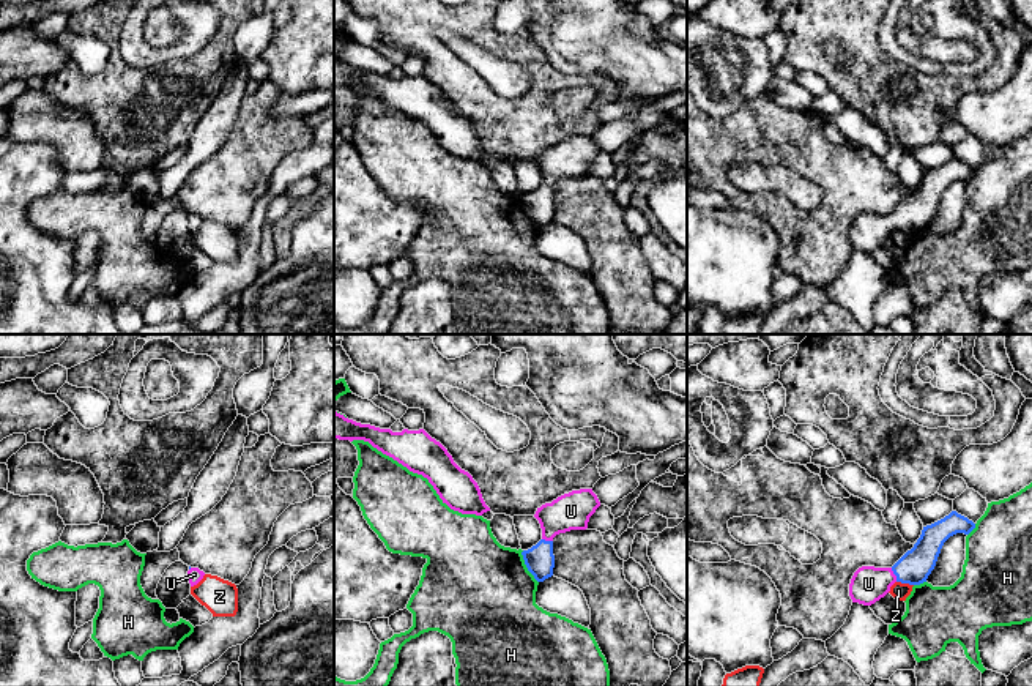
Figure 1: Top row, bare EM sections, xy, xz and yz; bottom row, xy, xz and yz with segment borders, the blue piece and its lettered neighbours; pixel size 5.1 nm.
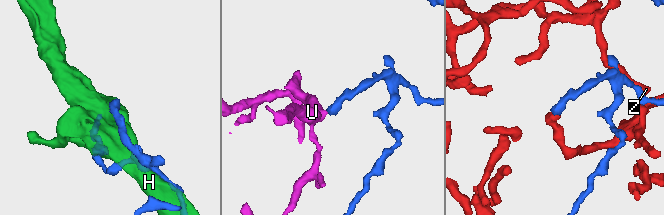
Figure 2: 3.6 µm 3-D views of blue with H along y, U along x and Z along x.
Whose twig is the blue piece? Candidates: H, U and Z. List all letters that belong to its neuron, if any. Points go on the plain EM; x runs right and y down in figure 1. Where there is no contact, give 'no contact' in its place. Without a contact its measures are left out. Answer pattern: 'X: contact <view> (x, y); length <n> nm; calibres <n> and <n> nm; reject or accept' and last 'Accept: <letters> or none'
H: contact xz (527, 213); length 190 nm; calibres 150 and 500 nm; reject
U: contact yz (894, 219); length 80 nm; calibres 170 and 190 nm; accept
Z: contact yz (905, 229); length 90 nm; calibres 170 and 90 nm; reject
Accept: U

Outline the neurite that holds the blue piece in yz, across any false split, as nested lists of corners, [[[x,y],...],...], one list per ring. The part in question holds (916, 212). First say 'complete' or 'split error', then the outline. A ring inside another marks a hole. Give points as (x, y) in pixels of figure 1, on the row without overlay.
split error; [[[952,158],[944,166],[923,173],[920,185],[892,214],[859,214],[849,230],[852,249],[871,252],[884,244],[895,229],[920,232],[936,213],[944,189],[956,181],[969,181],[975,170]]]

